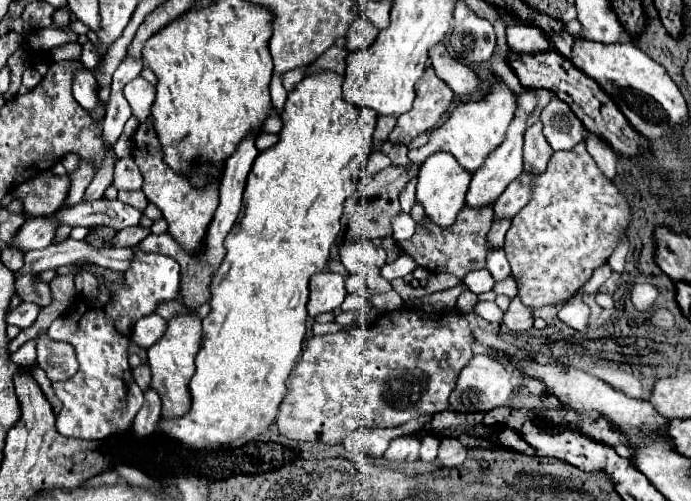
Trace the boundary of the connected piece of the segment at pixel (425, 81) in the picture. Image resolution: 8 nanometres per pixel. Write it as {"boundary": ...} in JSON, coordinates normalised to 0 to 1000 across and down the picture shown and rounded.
{"boundary":[[[621,130],[603,166],[603,194],[598,214],[592,226],[575,234],[575,250],[560,277],[566,285],[592,289],[603,269],[630,257],[638,246],[638,234],[647,226],[656,198],[658,186],[653,186],[653,174],[647,174]]]}

